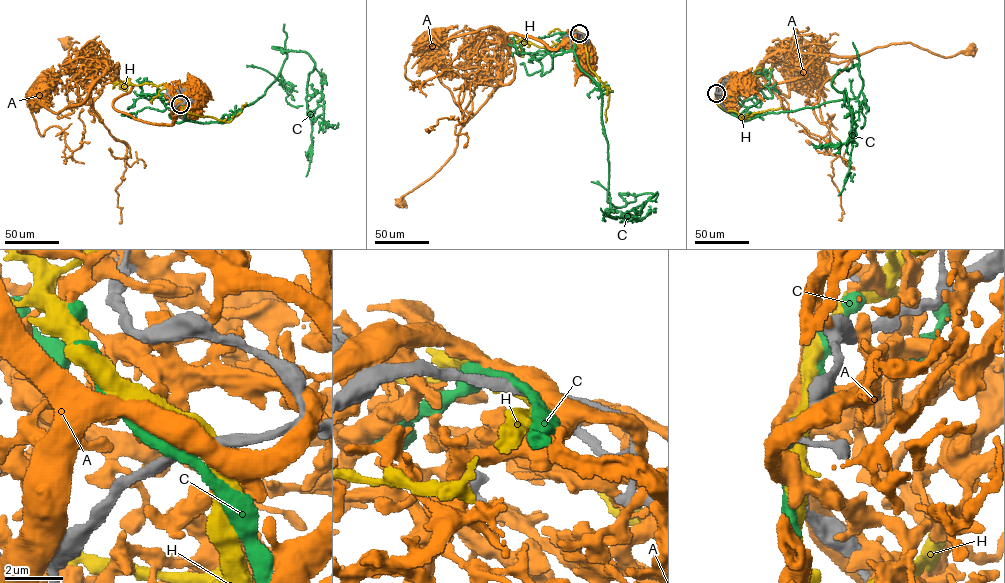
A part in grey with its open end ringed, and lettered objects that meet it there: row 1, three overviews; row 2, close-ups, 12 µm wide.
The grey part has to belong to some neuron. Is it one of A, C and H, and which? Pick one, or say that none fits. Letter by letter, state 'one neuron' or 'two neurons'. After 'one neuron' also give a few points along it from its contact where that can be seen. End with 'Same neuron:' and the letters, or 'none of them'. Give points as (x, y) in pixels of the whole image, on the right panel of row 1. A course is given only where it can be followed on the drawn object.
A: two neurons
C: one neuron | via (716, 93), (746, 121), (813, 108), (858, 97), (856, 64), (832, 83), (855, 131), (813, 147)
H: two neurons
Same neuron: C

